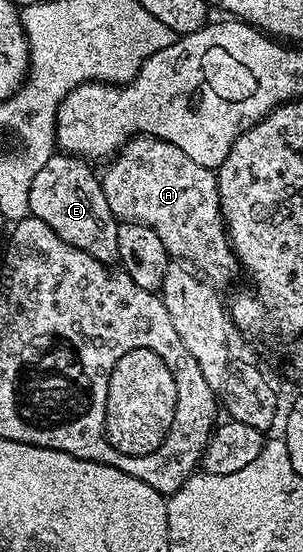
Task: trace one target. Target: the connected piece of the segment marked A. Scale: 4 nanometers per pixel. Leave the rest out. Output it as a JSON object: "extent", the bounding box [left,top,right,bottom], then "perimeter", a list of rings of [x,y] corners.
{"extent":[101,136,237,284],"perimeter":[[[135,136],[124,142],[106,166],[107,171],[102,171],[101,174],[105,200],[109,200],[109,208],[119,222],[136,222],[153,228],[157,236],[161,236],[161,244],[165,244],[172,259],[190,264],[212,284],[227,282],[234,276],[237,259],[235,251],[231,249],[227,226],[223,222],[223,213],[219,207],[219,179],[215,170],[189,160],[189,156],[181,152],[181,148],[150,136]]]}

